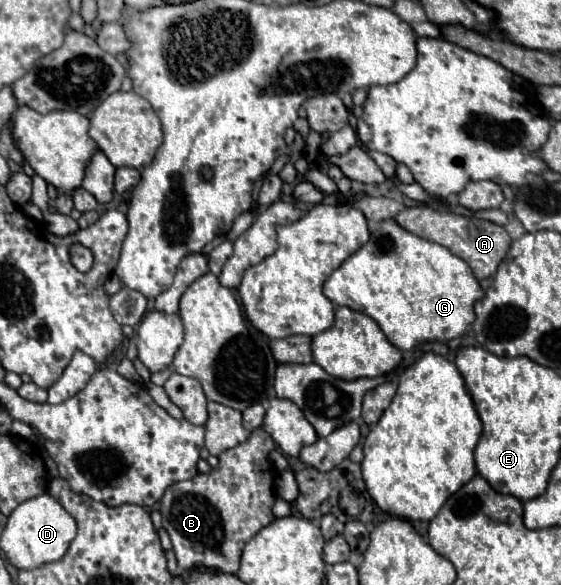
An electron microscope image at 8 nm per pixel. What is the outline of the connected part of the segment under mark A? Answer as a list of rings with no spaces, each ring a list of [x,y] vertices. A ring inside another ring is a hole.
[[[415,205],[415,207],[403,209],[395,219],[403,229],[407,229],[423,239],[435,241],[435,243],[447,247],[453,255],[461,257],[473,269],[473,275],[477,279],[493,277],[511,245],[511,237],[507,235],[507,231],[501,225],[495,225],[491,221],[477,219],[477,217],[465,217],[465,215],[457,215],[457,213],[439,211],[429,205]]]

